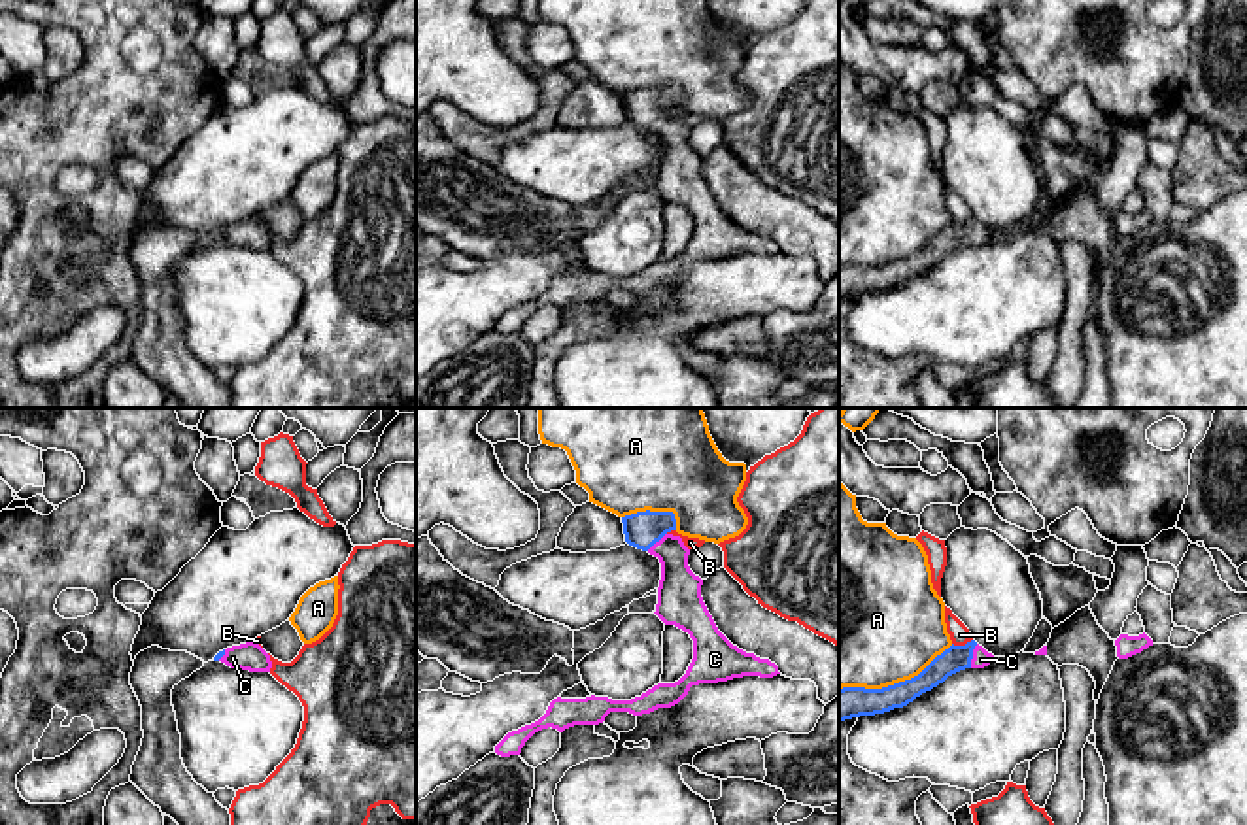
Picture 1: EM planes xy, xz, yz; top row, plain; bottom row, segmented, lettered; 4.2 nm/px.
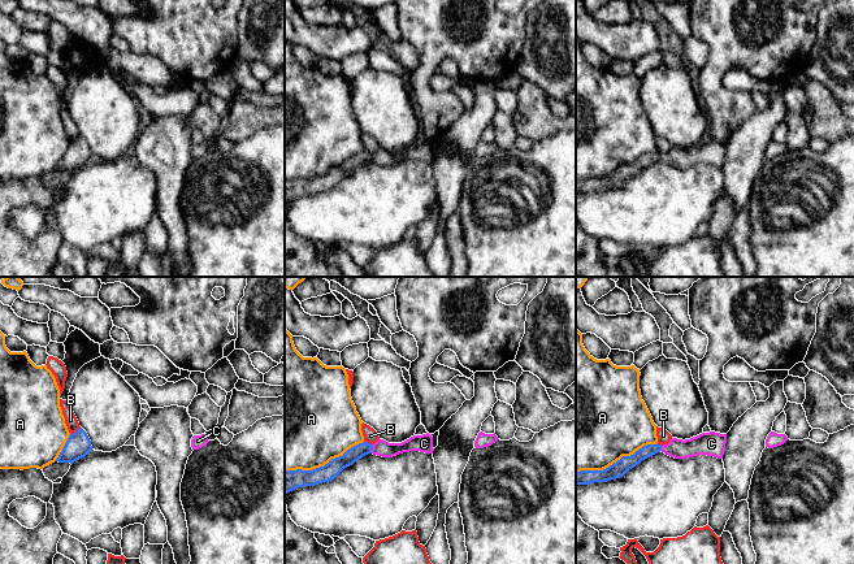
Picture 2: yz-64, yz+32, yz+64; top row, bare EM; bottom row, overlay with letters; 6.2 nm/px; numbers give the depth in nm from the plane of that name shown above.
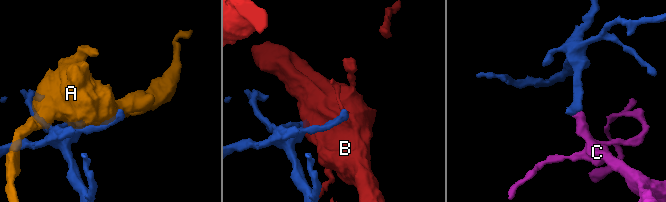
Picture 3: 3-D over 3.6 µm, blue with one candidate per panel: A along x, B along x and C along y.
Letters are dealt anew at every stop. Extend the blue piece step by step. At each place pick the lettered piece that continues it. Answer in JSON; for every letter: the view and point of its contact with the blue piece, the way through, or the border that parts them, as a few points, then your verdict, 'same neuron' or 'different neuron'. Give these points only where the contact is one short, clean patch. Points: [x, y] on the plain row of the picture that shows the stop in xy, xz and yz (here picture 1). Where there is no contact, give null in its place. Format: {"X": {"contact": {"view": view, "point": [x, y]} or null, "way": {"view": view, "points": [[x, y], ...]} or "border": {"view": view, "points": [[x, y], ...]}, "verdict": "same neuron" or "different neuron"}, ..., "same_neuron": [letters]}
{"A": {"contact": {"view": "yz", "point": [896, 261]}, "verdict": "different neuron"}, "B": {"contact": {"view": "yz", "point": [962, 223]}, "verdict": "different neuron"}, "C": {"contact": {"view": "yz", "point": [972, 233]}, "way": {"view": "yz", "points": [[956, 235], [972, 233], [981, 235]]}, "verdict": "same neuron"}, "same_neuron": ["C"]}

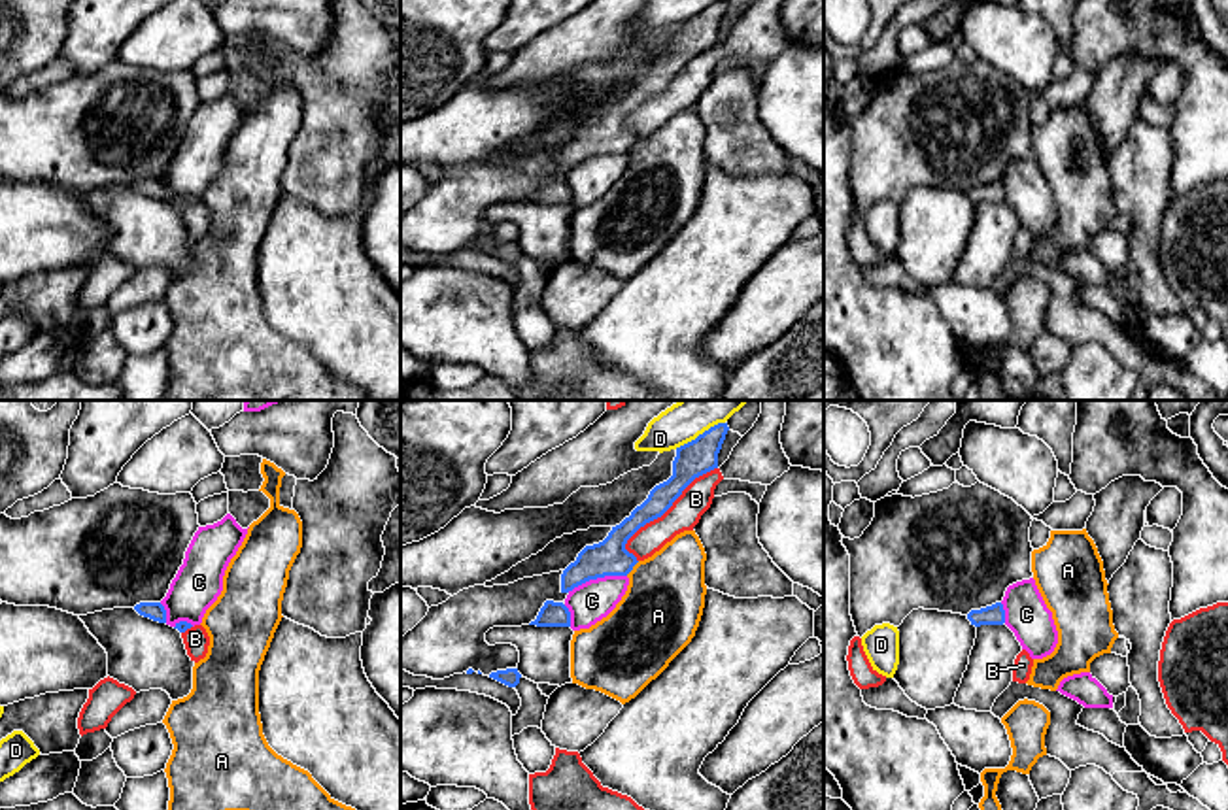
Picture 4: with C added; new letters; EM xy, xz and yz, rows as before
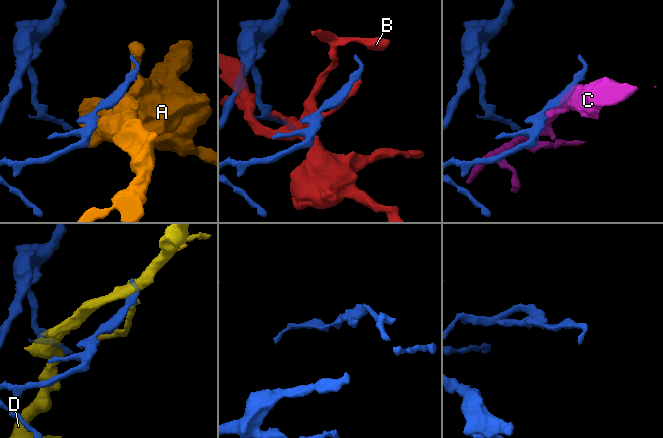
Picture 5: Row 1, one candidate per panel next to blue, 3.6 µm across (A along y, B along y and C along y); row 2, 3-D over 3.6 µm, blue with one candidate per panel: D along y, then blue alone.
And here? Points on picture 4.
{"A": {"contact": {"view": "xz", "point": [631, 146]}, "verdict": "different neuron"}, "B": {"contact": {"view": "xz", "point": [662, 91]}, "verdict": "different neuron"}, "C": {"contact": {"view": "xz", "point": [596, 155]}, "verdict": "different neuron"}, "D": {"contact": {"view": "xz", "point": [698, 14]}, "verdict": "different neuron"}, "same_neuron": []}

